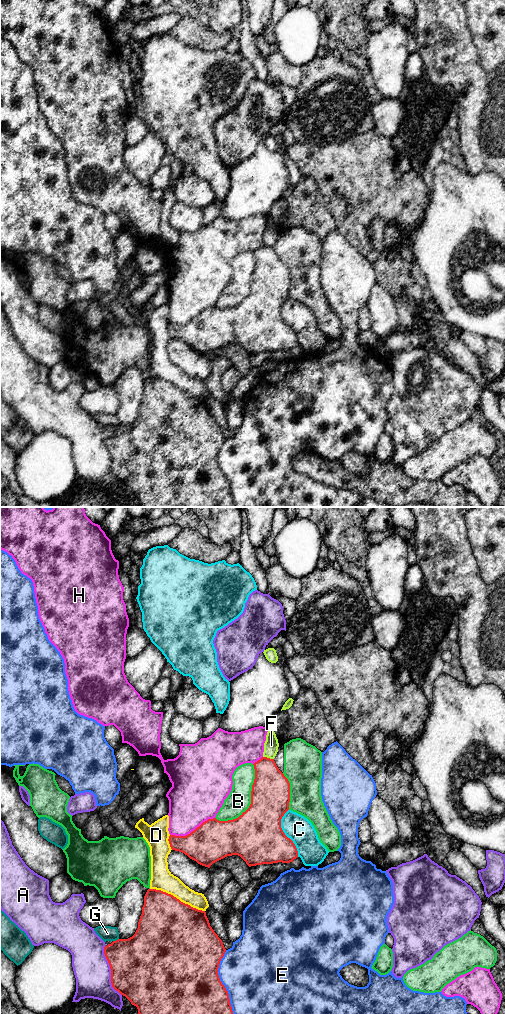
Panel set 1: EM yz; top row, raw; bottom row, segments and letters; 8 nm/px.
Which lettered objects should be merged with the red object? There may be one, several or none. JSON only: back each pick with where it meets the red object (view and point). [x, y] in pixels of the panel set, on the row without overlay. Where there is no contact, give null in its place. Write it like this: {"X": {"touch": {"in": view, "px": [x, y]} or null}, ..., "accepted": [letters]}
{"accepted": []}

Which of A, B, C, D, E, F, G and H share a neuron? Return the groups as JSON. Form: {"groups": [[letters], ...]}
{"groups": [["A", "D"], ["B"], ["C"], ["E"], ["F"], ["G"], ["H"]]}

